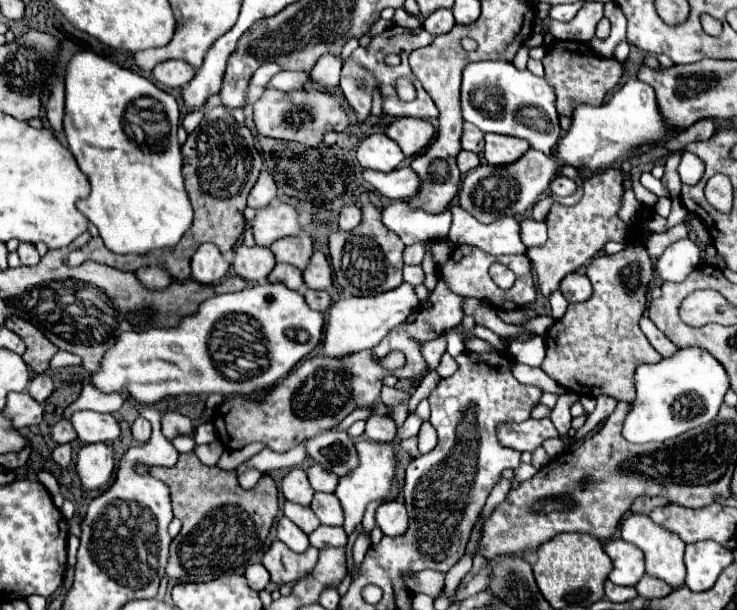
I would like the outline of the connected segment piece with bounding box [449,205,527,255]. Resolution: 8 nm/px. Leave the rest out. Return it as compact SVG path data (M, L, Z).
M451 205L449 209L455 219L455 225L451 225L449 231L449 239L453 243L475 245L493 255L527 251L519 237L519 221L515 217L501 217L491 225L483 225L467 211L463 211L459 205Z

